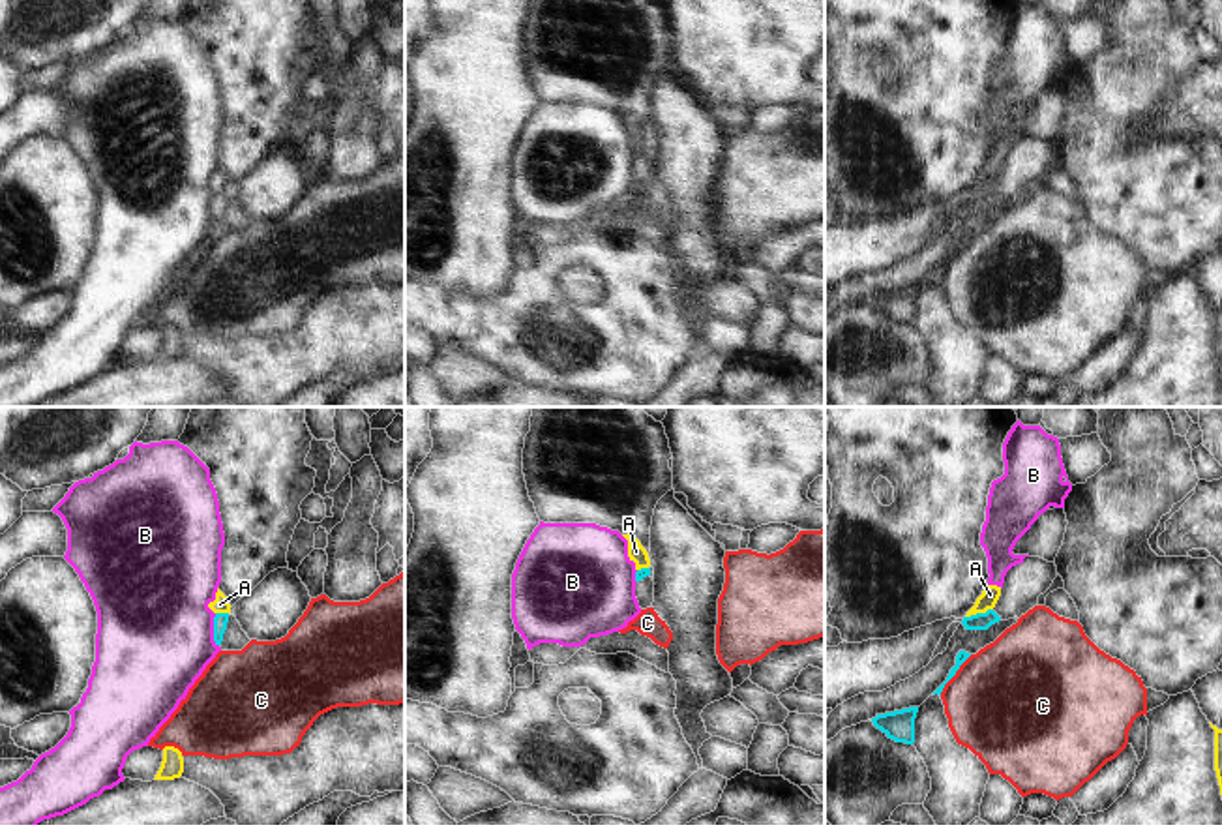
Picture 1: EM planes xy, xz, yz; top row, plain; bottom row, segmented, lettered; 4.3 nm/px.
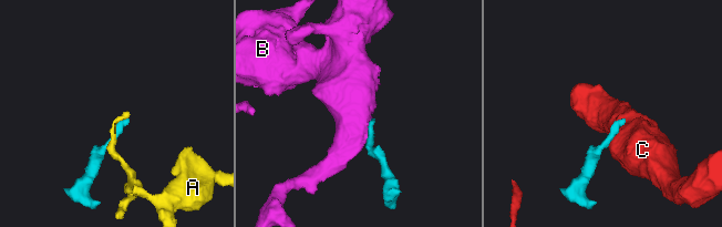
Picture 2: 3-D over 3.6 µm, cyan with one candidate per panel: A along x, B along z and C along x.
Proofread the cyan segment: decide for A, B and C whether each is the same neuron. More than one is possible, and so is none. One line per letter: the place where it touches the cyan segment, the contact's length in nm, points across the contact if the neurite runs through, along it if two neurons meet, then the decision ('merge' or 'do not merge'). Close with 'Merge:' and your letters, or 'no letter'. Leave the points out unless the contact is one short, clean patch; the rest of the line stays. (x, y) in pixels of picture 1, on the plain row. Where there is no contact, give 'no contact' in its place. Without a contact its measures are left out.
A: contact yz (979, 194); length 130 nm; do not merge
B: contact xy (214, 210); length 140 nm; border xy (216, 194), (214, 222), (218, 225); do not merge
C: contact yz (954, 254); length 220 nm; border yz (971, 235), (939, 274); do not merge
Merge: no letter

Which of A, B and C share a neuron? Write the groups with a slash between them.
A / B / C

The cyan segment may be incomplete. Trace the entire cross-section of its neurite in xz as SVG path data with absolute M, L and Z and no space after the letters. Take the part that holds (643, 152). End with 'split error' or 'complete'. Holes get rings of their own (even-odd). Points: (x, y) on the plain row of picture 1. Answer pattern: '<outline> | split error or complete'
M641 148L635 152L635 178L641 189L652 188L654 182L654 161L650 158L650 148Z | split error

